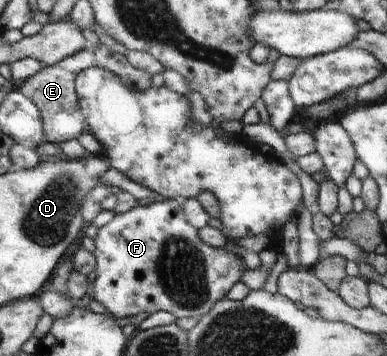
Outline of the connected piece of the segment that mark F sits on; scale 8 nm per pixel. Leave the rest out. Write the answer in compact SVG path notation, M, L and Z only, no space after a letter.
M177 198L164 199L161 202L155 202L145 207L138 205L126 213L117 214L110 223L99 228L98 237L94 242L96 251L93 255L95 256L96 266L92 274L94 282L94 294L92 299L102 304L102 306L106 308L108 315L114 318L136 316L136 314L140 314L140 312L148 312L151 315L158 311L166 311L167 313L173 314L177 319L180 317L199 319L206 313L210 313L212 308L214 308L220 300L226 298L227 292L232 286L234 286L234 284L240 281L240 278L244 276L244 271L248 269L244 261L238 255L235 255L234 251L211 247L208 243L205 243L202 238L200 238L199 229L192 225L192 222L190 222L185 215L185 212L182 209L181 200L178 200Z

